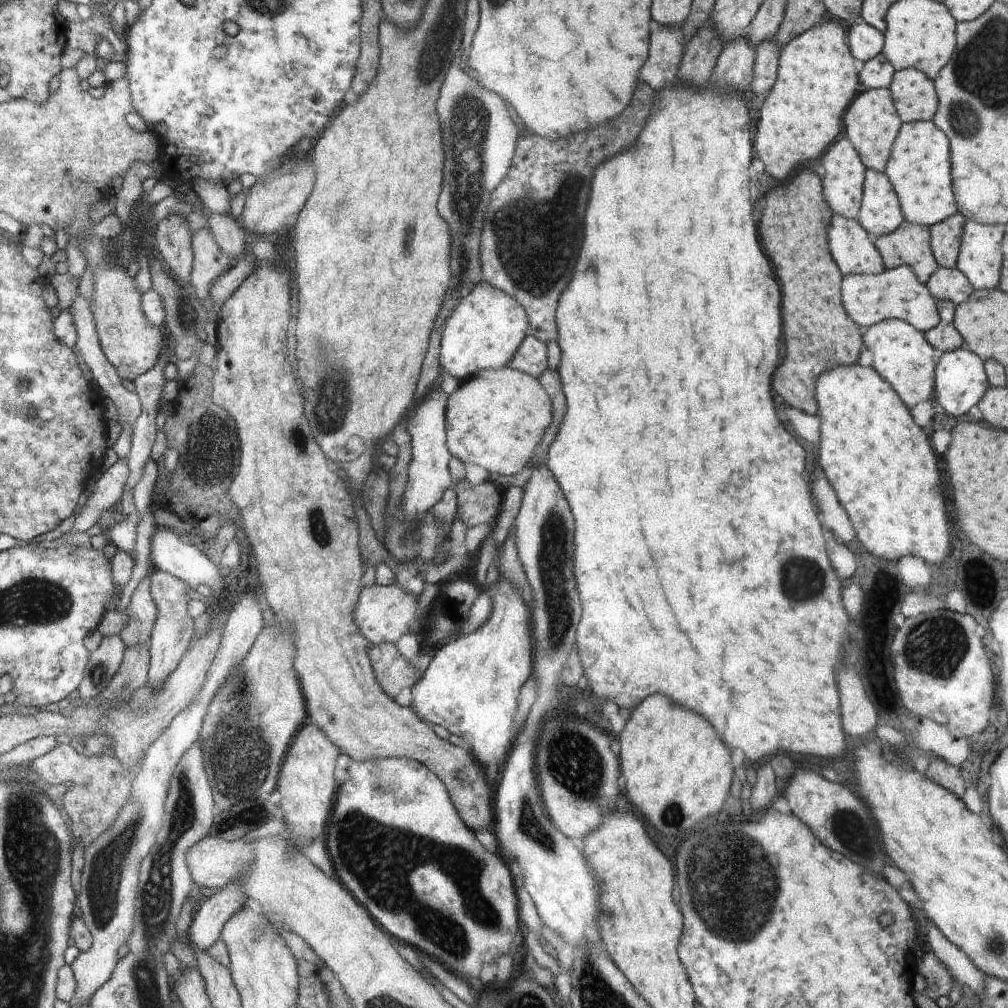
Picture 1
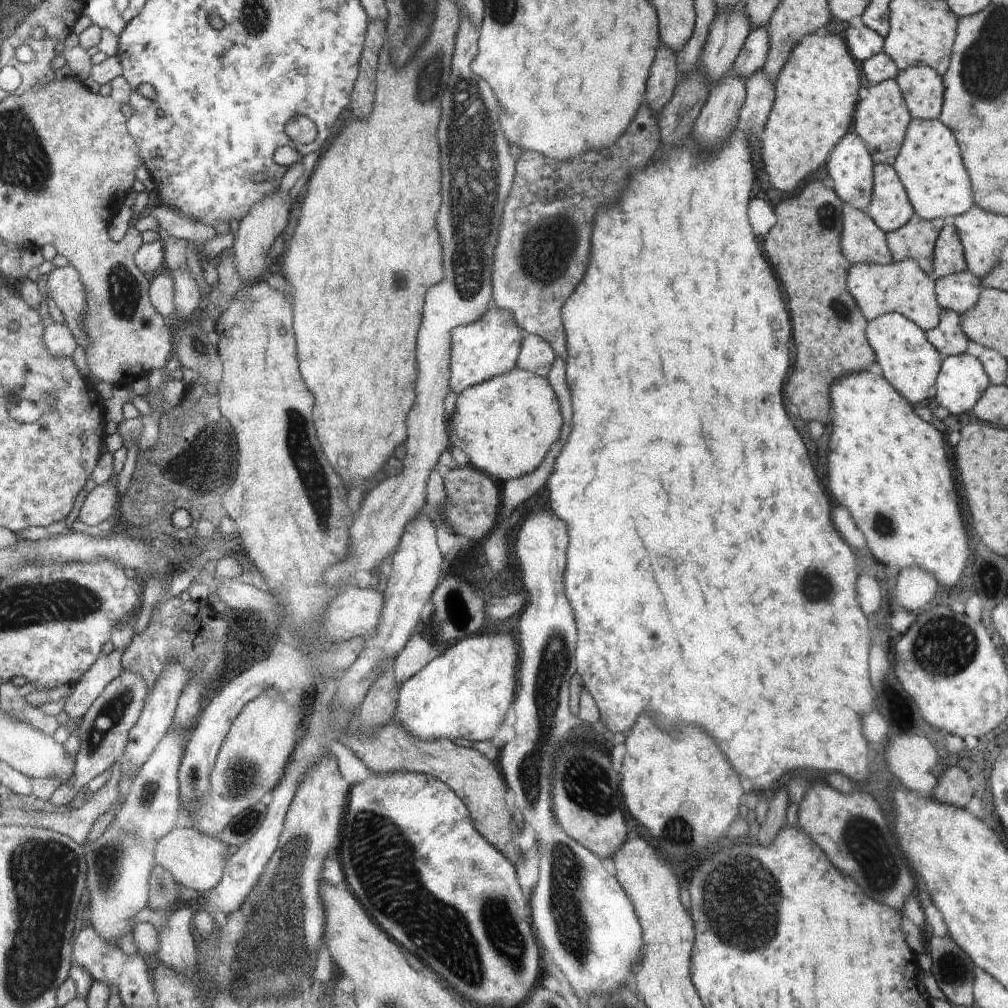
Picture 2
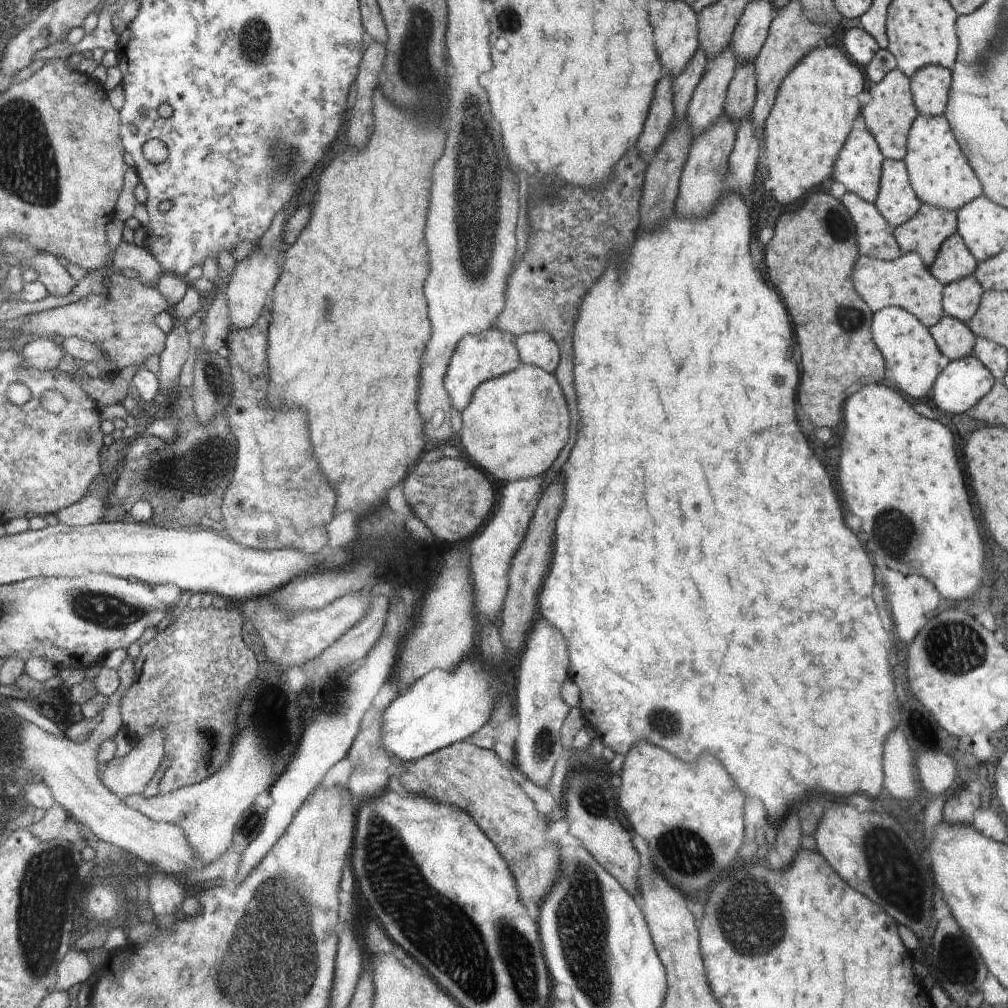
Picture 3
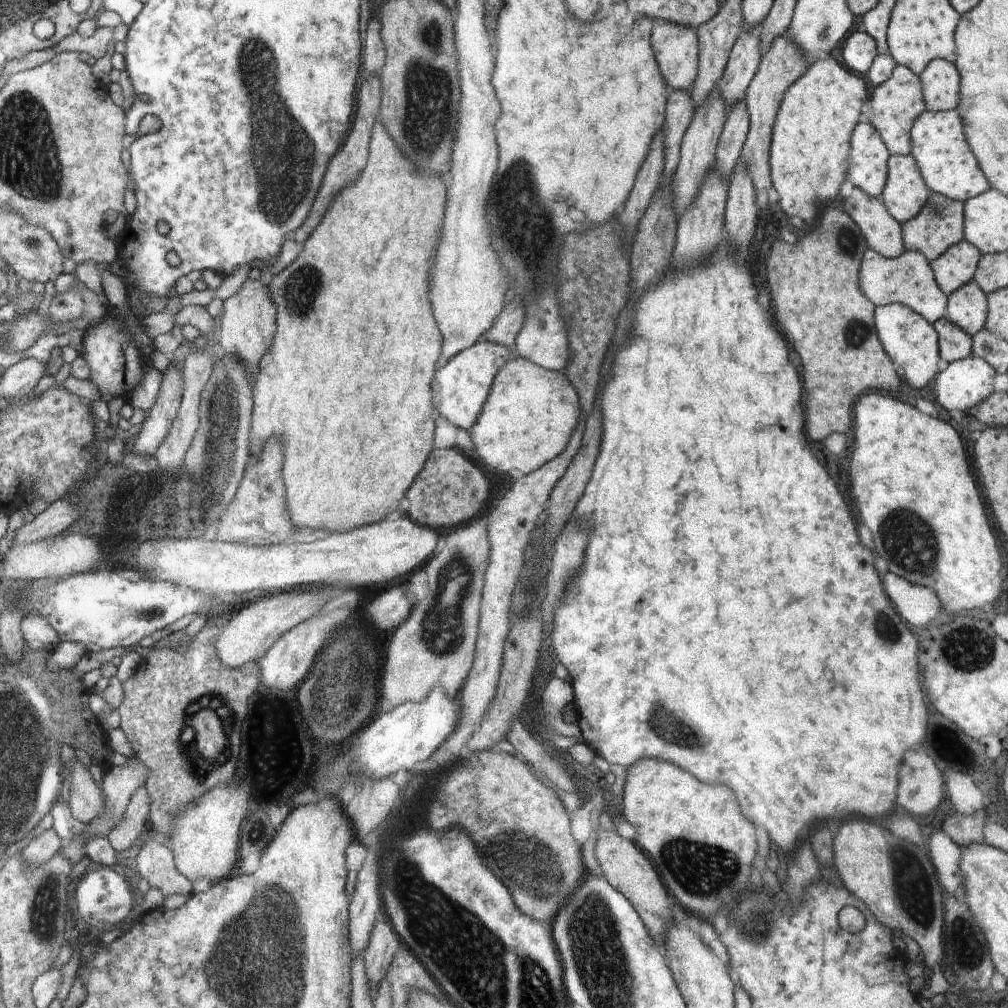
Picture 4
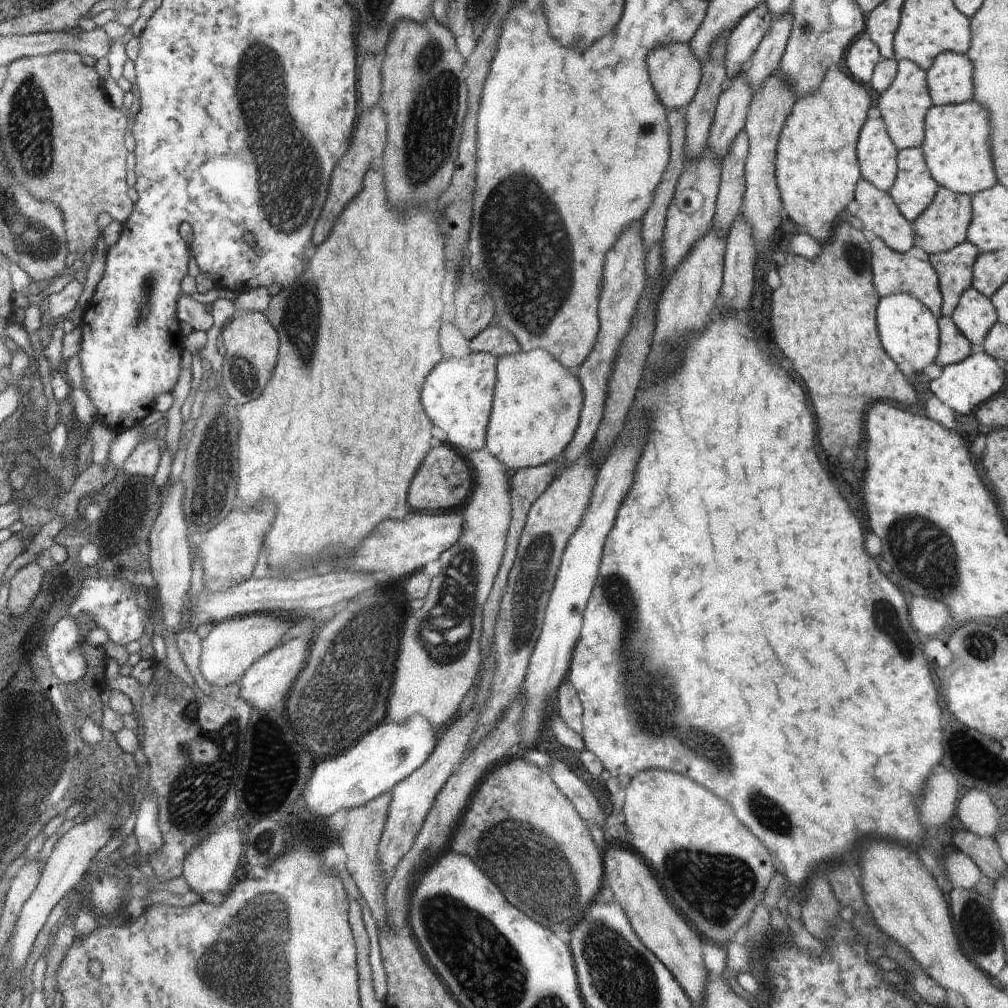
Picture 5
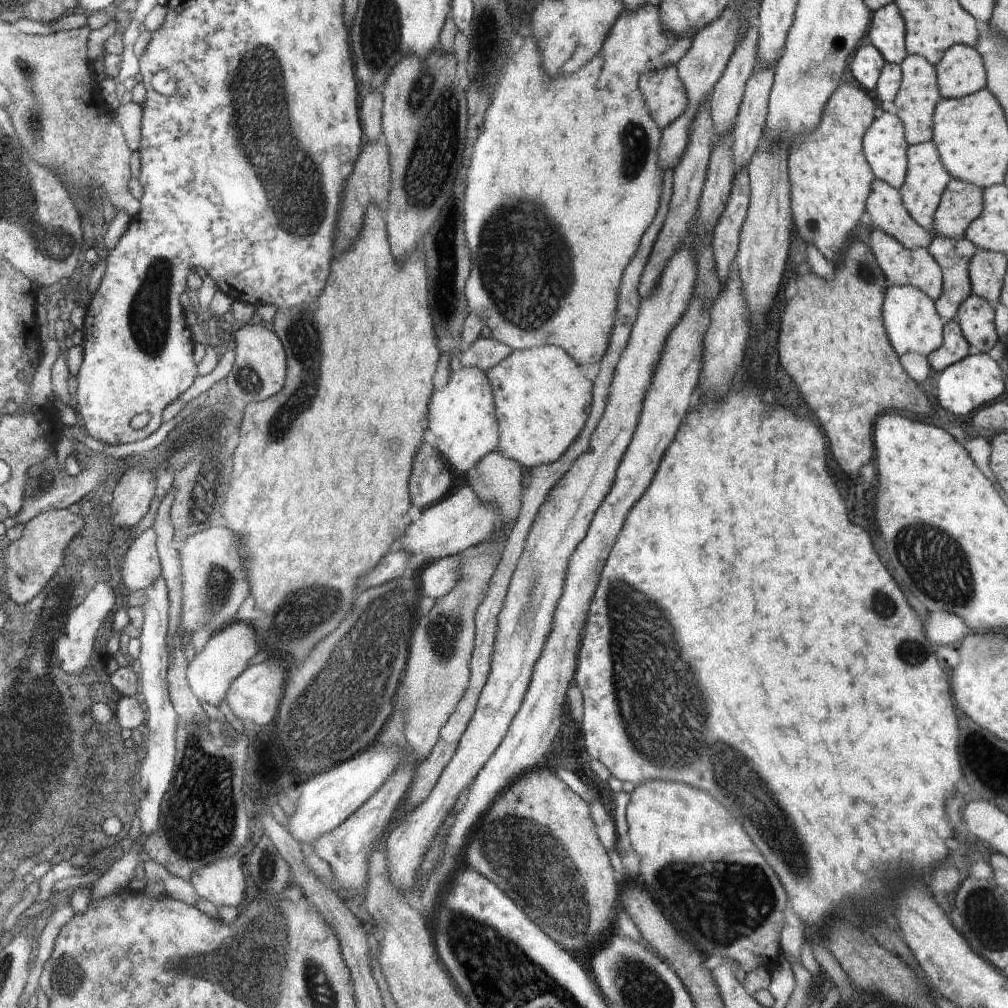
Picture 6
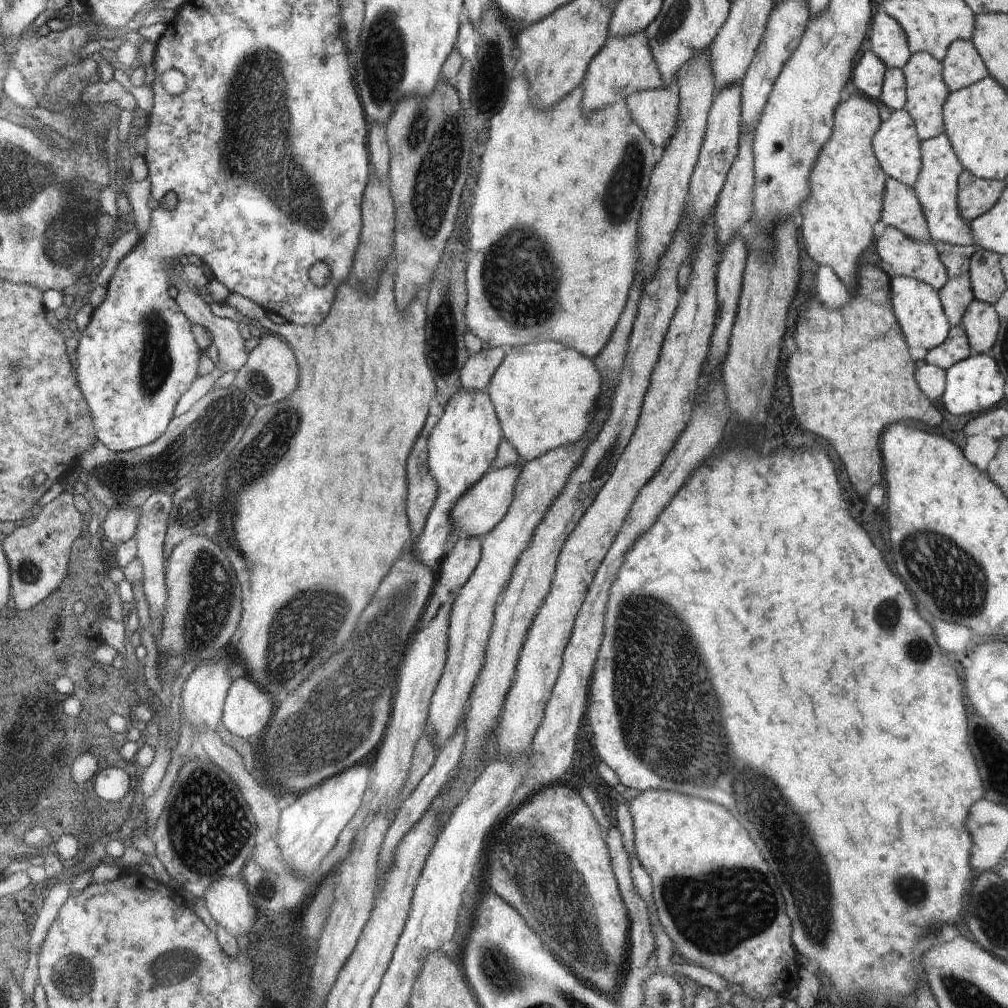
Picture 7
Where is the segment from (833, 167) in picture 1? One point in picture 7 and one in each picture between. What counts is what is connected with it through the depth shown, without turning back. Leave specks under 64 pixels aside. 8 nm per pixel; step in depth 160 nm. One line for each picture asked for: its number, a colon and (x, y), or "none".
2: (850, 165)
3: (858, 167)
4: (868, 170)
5: (877, 155)
6: (884, 145)
7: (899, 149)

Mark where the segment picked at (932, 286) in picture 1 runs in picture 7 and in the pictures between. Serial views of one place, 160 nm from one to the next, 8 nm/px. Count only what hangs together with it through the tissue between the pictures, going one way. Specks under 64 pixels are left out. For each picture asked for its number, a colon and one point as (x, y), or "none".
2: (960, 291)
3: (961, 298)
4: (967, 307)
5: (974, 314)
6: (976, 316)
7: (981, 323)

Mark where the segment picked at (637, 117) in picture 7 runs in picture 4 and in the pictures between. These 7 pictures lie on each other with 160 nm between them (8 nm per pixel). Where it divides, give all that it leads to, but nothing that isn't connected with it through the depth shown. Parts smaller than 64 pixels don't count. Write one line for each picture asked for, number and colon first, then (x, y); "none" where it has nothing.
4: (676, 46)
5: (674, 69)
6: (665, 94)

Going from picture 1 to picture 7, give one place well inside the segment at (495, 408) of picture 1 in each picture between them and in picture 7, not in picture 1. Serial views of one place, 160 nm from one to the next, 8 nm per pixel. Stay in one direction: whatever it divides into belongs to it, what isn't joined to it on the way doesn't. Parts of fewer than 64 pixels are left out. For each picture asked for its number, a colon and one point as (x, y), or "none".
2: (505, 425)
3: (520, 421)
4: (532, 414)
5: (538, 409)
6: (544, 401)
7: (548, 394)

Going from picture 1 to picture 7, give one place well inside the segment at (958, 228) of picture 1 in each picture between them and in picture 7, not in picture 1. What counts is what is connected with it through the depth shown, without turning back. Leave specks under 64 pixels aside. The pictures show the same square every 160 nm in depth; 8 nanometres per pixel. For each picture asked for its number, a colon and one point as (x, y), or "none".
2: (948, 255)
3: (954, 260)
4: (957, 266)
5: (954, 268)
6: (953, 256)
7: (956, 295)

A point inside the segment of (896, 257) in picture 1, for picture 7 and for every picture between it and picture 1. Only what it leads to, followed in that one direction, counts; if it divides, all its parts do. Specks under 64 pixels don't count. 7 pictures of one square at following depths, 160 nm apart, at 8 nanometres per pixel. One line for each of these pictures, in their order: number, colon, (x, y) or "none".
2: (916, 239)
3: (923, 234)
4: (939, 224)
5: (943, 225)
6: (961, 203)
7: (976, 195)

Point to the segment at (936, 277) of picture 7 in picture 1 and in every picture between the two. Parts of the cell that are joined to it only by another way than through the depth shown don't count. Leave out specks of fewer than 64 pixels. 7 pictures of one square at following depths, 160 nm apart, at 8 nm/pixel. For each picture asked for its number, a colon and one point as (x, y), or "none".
1: (896, 293)
2: (902, 287)
3: (906, 283)
4: (908, 279)
5: (911, 272)
6: (900, 266)

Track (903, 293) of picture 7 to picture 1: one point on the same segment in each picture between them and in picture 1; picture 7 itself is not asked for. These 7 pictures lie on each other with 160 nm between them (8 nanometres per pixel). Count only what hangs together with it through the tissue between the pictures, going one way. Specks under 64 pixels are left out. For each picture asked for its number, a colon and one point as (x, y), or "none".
1: (903, 357)
2: (909, 362)
3: (910, 352)
4: (911, 342)
5: (909, 332)
6: (912, 323)

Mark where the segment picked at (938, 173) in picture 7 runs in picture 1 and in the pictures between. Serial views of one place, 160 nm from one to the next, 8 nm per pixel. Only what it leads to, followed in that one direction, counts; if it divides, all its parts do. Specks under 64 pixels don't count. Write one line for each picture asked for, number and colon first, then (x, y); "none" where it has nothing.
1: (880, 213)
2: (890, 208)
3: (897, 201)
4: (905, 193)
5: (913, 190)
6: (926, 179)

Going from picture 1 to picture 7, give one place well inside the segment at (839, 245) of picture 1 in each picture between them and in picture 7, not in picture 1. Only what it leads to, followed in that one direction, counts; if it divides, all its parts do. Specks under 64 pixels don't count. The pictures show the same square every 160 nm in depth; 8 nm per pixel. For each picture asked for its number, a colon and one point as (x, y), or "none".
2: (863, 241)
3: (875, 235)
4: (883, 234)
5: (876, 209)
6: (885, 206)
7: (900, 208)

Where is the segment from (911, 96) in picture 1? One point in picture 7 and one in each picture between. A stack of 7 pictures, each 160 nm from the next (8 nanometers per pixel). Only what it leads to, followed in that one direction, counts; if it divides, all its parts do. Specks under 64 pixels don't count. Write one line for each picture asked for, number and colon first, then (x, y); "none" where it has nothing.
2: (922, 87)
3: (930, 86)
4: (939, 80)
5: (950, 78)
6: (961, 72)
7: (962, 66)

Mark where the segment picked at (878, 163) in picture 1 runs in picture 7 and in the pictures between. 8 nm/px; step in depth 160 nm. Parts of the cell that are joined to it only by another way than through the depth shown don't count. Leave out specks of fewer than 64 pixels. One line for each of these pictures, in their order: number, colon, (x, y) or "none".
2: (882, 118)
3: (889, 115)
4: (898, 101)
5: (904, 104)
6: (918, 95)
7: (926, 92)

